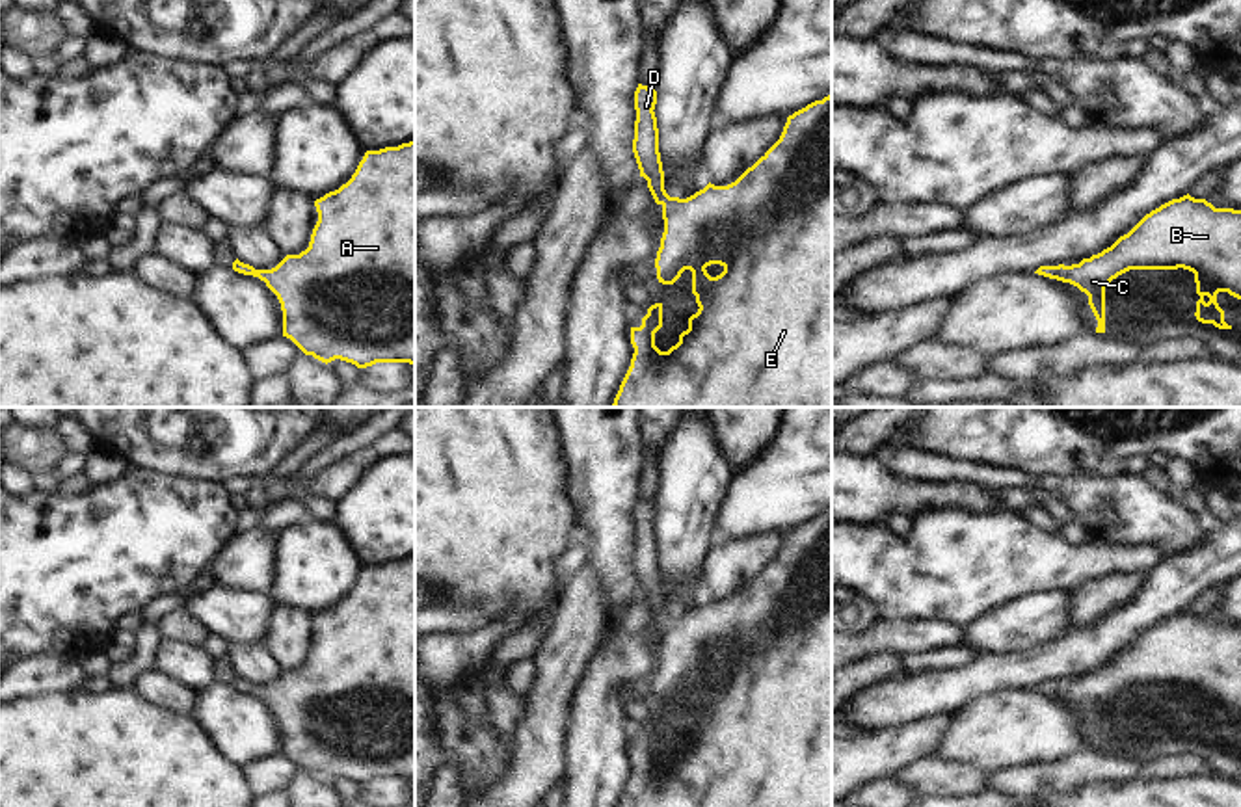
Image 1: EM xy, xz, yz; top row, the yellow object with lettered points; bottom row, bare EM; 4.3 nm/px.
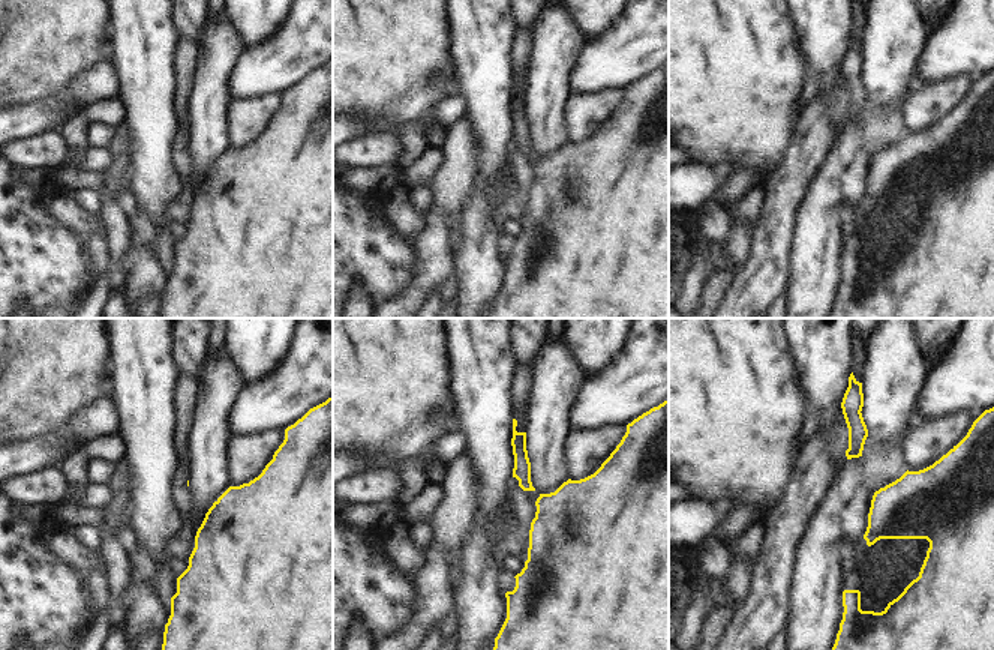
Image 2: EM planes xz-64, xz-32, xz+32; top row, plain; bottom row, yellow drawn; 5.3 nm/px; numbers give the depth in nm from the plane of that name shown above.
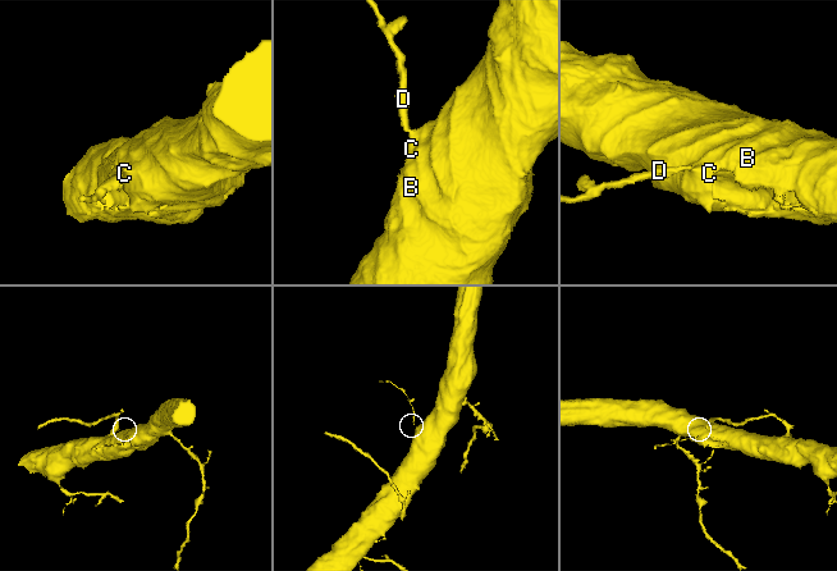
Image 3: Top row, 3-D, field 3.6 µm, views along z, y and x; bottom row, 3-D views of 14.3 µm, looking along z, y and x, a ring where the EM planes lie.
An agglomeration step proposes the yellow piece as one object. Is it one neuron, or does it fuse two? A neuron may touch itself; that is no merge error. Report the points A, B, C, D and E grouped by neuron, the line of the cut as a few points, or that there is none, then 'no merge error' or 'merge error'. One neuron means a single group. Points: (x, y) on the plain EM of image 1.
A B C D E; no cut; no merge error

